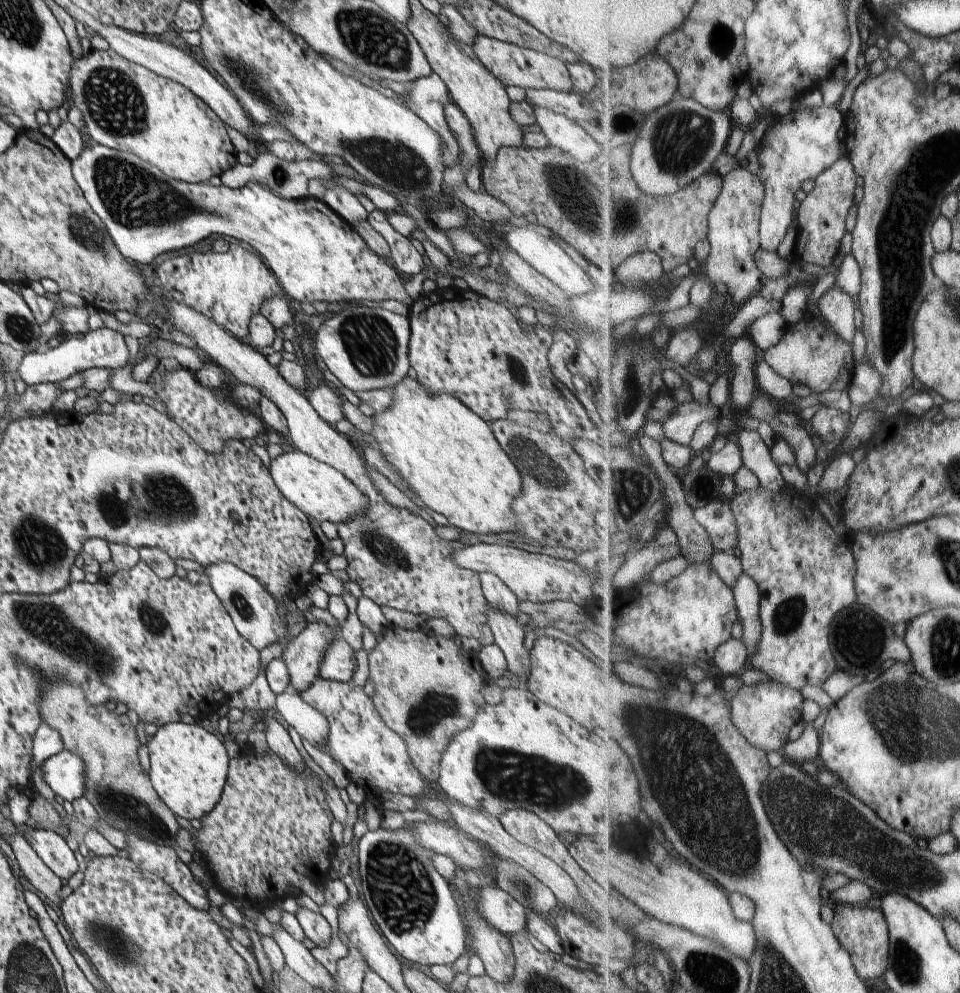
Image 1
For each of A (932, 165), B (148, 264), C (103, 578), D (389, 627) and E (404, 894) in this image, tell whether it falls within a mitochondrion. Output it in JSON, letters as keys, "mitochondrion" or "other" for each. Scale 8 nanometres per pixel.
{"A":"mitochondrion","B":"other","C":"other","D":"other","E":"mitochondrion"}

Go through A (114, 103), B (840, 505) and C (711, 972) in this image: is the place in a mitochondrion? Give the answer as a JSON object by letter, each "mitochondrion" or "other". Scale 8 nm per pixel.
{"A":"mitochondrion","B":"other","C":"mitochondrion"}

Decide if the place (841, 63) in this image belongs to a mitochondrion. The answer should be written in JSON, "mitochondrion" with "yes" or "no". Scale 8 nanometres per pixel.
{"mitochondrion":"no"}

